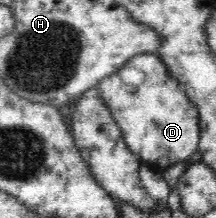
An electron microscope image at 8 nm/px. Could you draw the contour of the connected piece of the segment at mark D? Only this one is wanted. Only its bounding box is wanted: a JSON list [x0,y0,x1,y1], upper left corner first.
[96,53,200,172]

